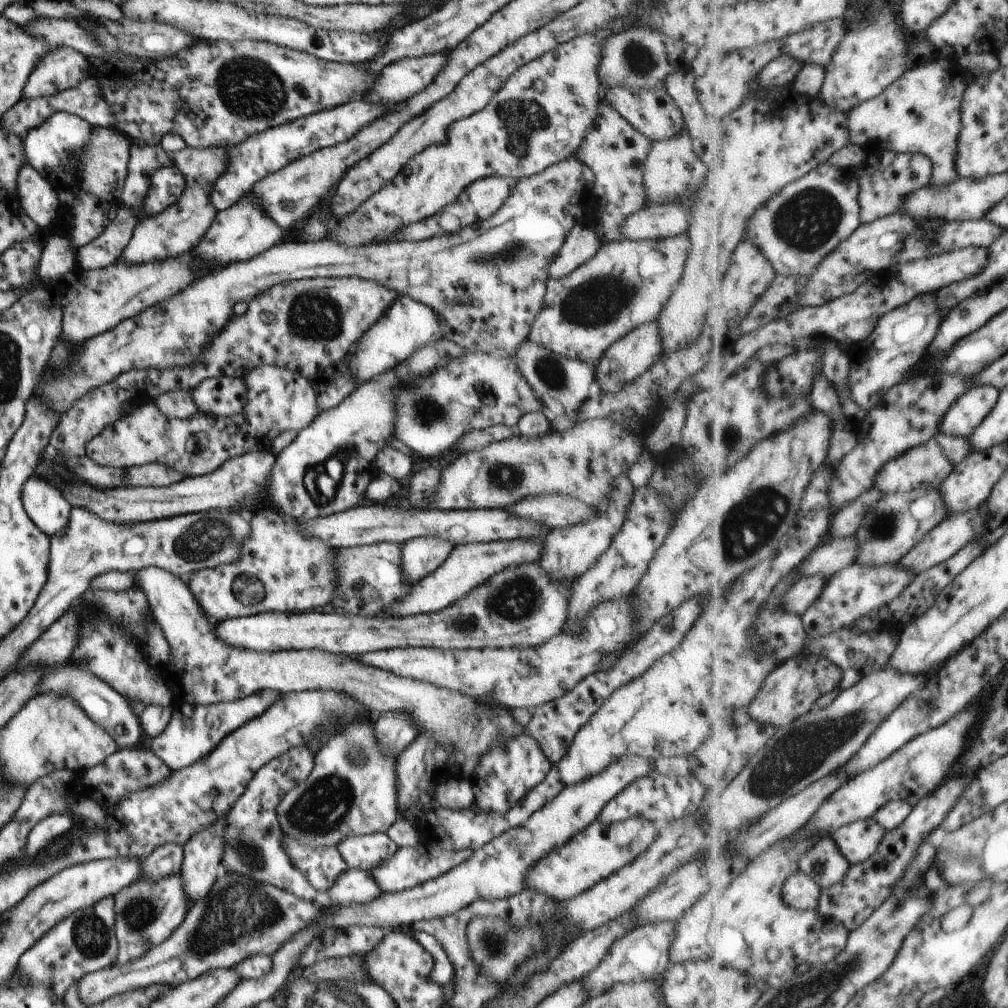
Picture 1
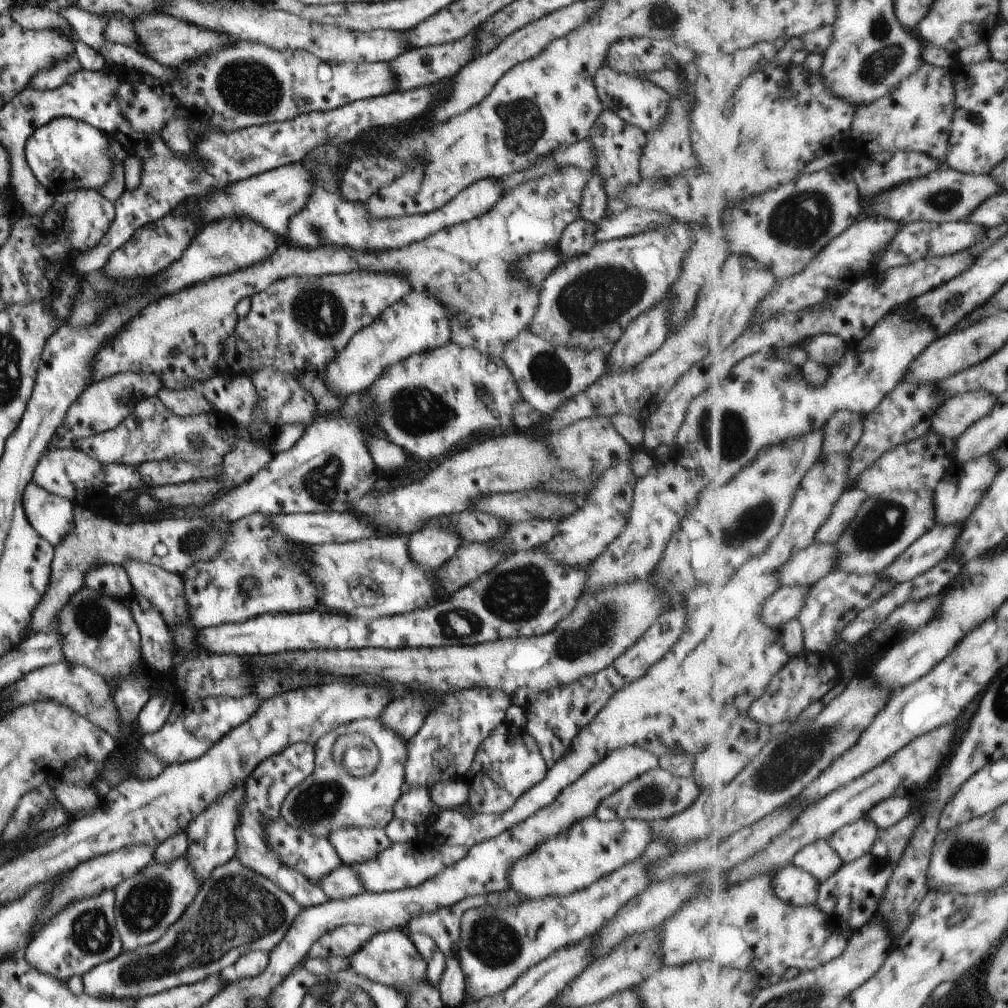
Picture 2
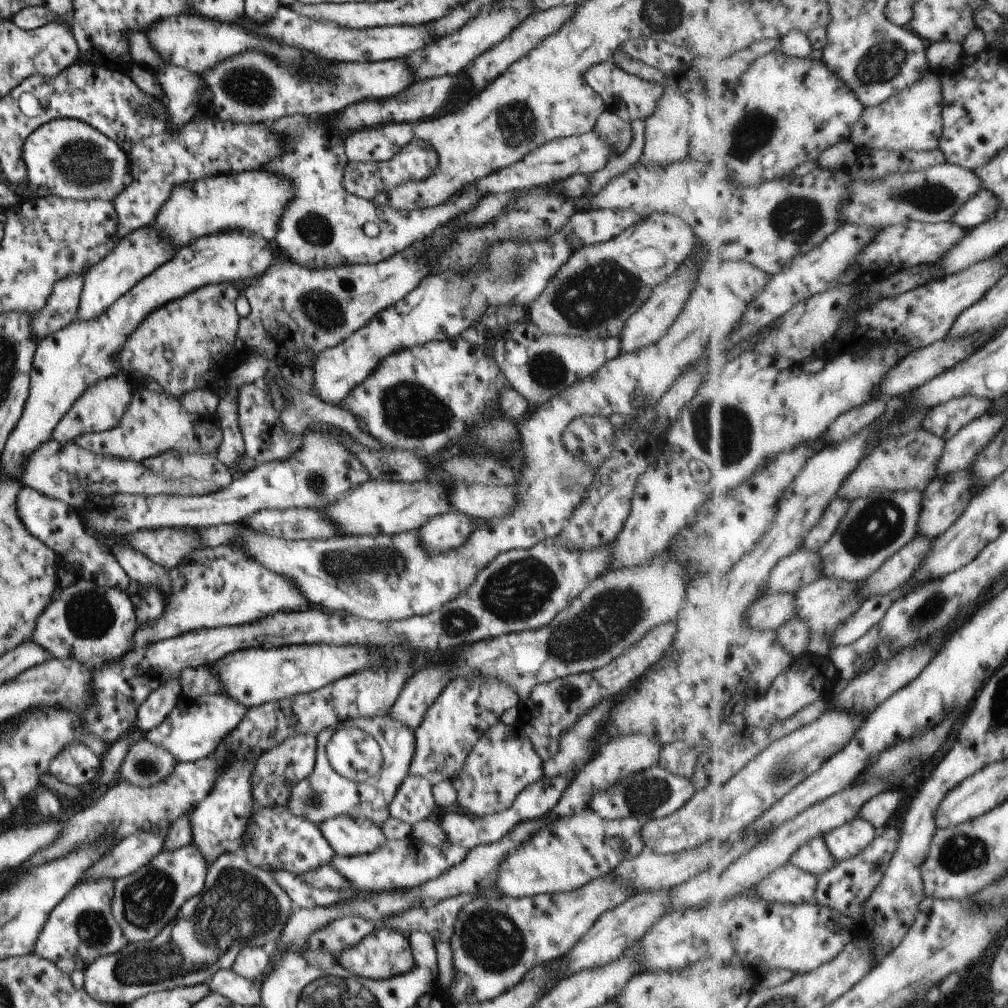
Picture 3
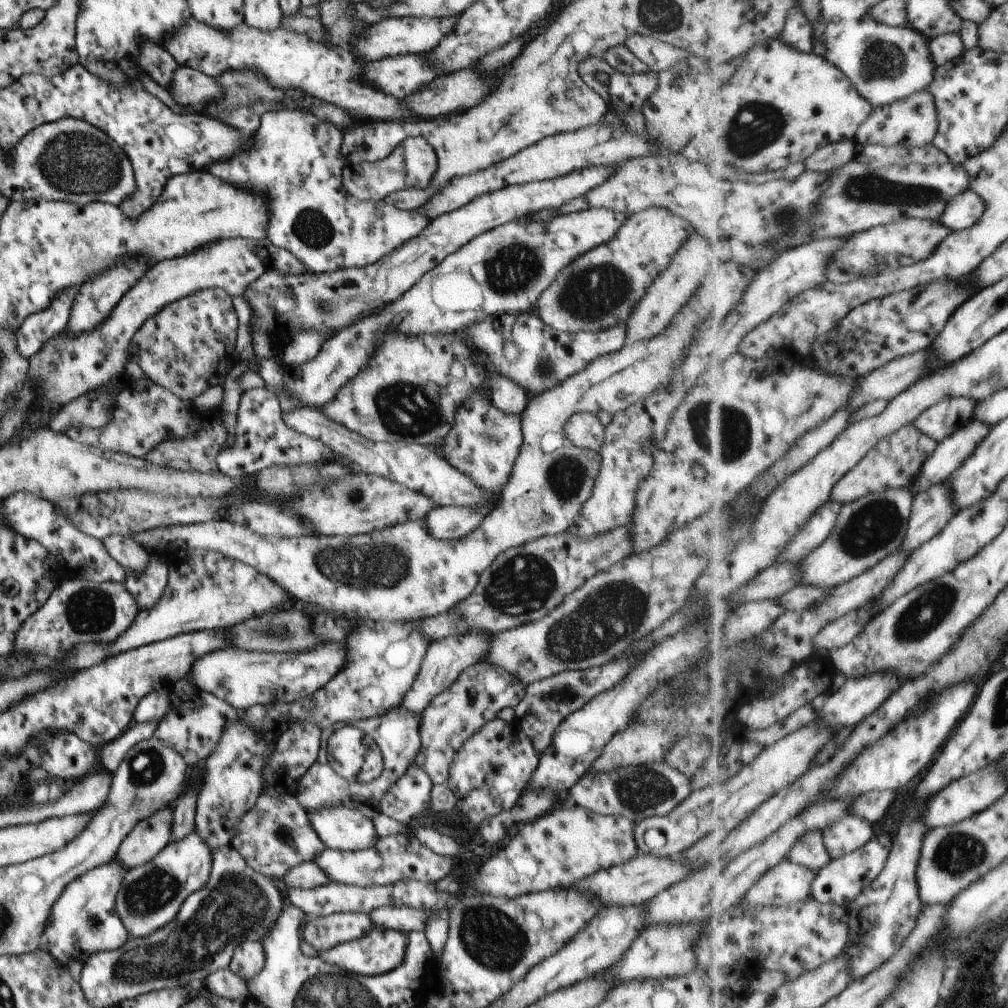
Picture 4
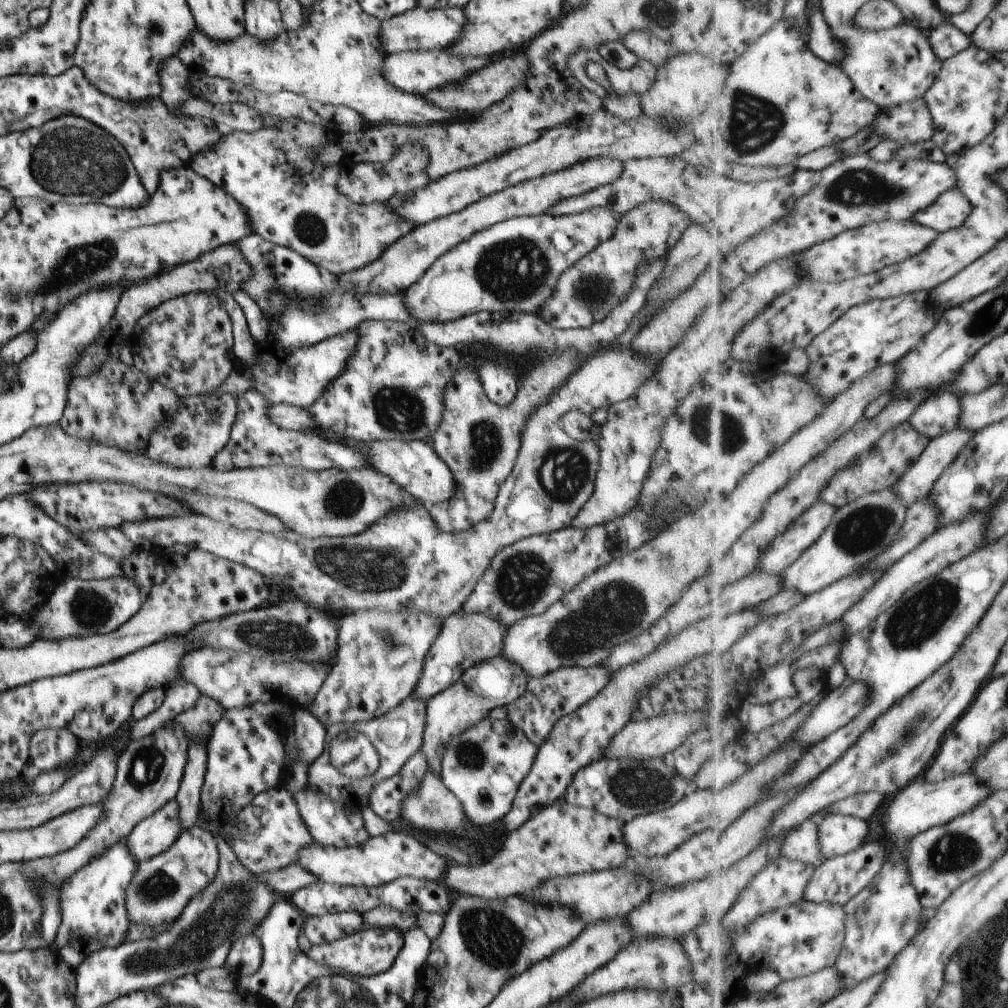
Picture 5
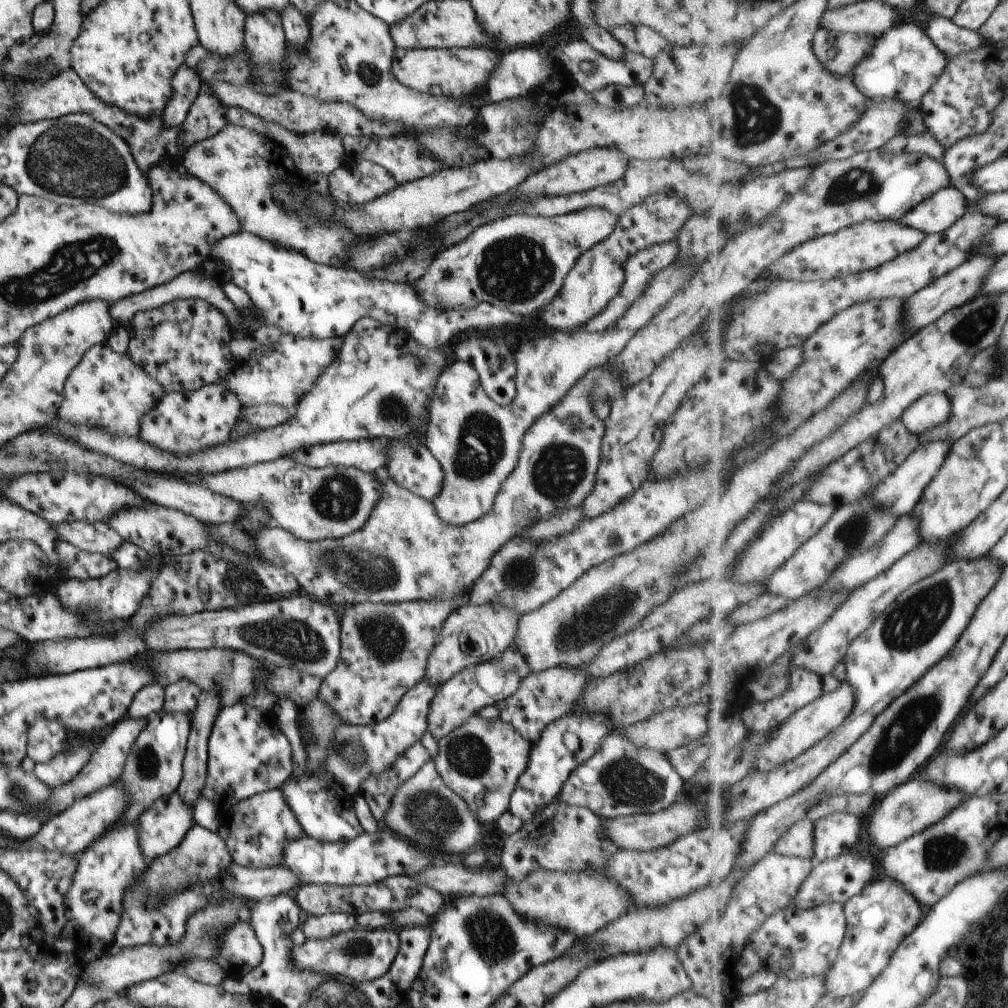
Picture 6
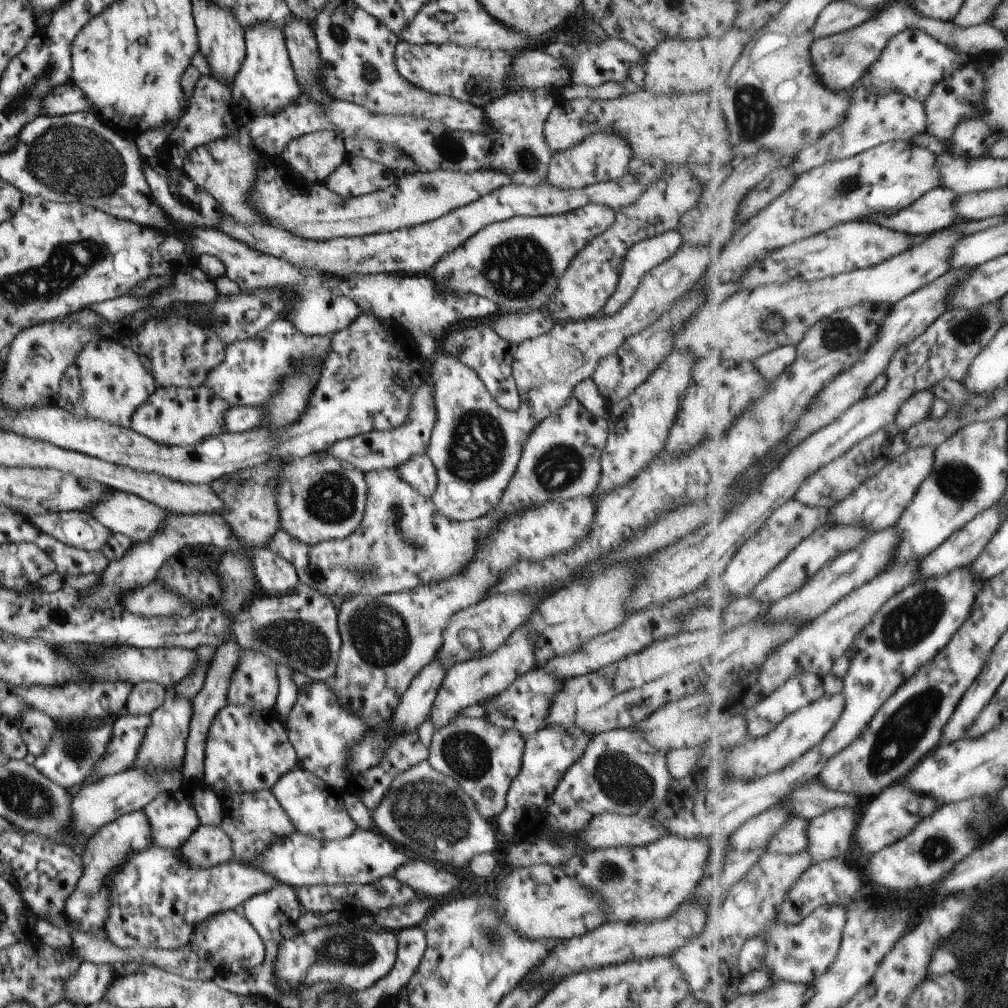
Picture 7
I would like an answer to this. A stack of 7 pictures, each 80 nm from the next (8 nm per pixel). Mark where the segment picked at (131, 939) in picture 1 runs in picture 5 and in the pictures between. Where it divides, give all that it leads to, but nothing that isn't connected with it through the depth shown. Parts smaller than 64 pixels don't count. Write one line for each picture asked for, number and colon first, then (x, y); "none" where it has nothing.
2: (146, 904)
3: (144, 901)
4: (149, 895)
5: (160, 887)

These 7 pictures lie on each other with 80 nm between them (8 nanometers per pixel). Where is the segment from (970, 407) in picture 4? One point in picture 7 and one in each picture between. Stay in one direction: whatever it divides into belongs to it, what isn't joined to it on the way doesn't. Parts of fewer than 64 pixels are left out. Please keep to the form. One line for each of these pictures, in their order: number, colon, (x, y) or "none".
5: (940, 415)
6: (934, 409)
7: (921, 405)

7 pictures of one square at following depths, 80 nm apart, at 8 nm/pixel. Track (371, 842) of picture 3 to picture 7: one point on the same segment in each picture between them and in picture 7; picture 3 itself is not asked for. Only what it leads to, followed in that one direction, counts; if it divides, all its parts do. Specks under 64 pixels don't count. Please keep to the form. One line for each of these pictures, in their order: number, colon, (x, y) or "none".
4: (341, 829)
5: (329, 823)
6: (323, 816)
7: (315, 809)

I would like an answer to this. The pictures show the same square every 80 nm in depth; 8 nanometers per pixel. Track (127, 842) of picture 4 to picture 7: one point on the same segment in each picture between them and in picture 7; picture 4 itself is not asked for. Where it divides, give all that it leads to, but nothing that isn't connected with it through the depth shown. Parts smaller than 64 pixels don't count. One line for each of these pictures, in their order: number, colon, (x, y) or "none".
5: (150, 836)
6: (161, 827)
7: (172, 818)

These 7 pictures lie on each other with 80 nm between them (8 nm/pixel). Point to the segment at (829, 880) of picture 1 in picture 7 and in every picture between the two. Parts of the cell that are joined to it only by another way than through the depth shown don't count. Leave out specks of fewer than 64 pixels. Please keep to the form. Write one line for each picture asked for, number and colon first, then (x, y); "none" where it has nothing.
2: (819, 858)
3: (815, 856)
4: (810, 851)
5: (803, 843)
6: (799, 841)
7: (792, 838)

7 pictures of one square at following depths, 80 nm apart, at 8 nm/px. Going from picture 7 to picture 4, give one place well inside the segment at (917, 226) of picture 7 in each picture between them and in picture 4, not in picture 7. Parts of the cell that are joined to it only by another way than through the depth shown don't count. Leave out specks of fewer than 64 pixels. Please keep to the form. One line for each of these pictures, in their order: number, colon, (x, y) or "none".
4: (967, 209)
5: (952, 210)
6: (937, 214)

